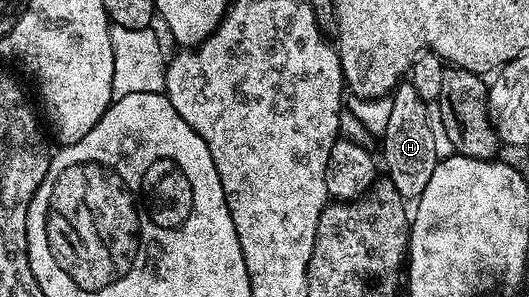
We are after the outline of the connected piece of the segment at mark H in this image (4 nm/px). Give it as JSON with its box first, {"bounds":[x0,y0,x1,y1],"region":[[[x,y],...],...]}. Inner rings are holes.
{"bounds":[382,81,438,201],"region":[[[410,81],[401,82],[394,92],[392,101],[392,108],[388,111],[388,124],[384,127],[384,159],[382,155],[382,163],[383,166],[384,163],[388,166],[387,176],[398,189],[400,196],[405,201],[415,201],[426,189],[426,185],[430,181],[430,173],[434,173],[438,162],[435,153],[434,134],[431,132],[430,117],[427,116],[428,103],[420,99]]]}

